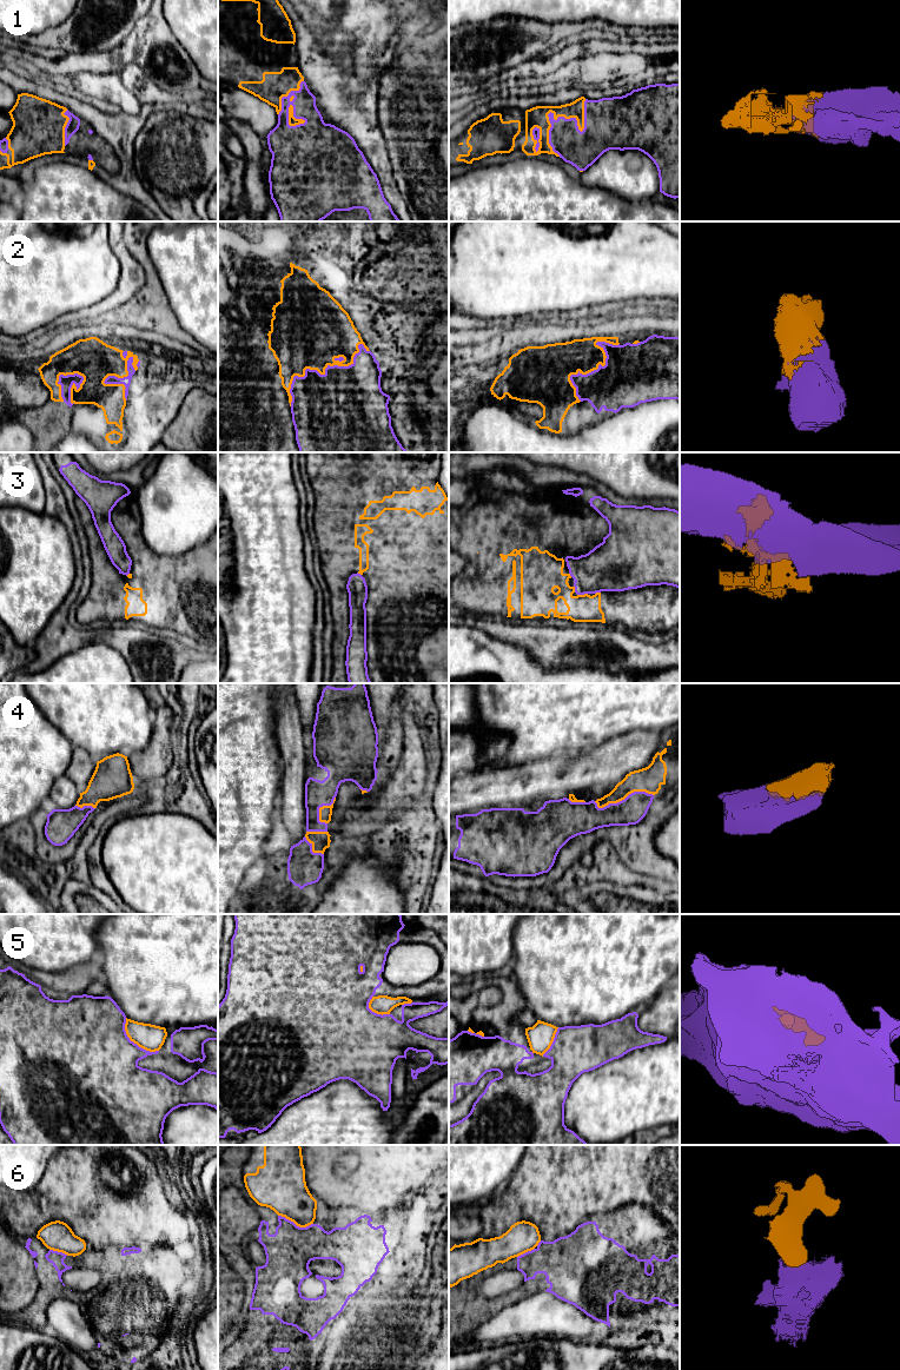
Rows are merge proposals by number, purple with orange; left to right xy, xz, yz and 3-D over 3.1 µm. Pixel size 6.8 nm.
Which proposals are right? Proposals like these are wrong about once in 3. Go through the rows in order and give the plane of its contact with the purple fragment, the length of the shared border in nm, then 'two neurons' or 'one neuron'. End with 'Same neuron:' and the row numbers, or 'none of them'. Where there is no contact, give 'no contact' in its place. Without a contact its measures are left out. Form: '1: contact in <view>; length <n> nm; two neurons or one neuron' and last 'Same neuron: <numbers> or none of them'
1: contact in yz; length 440 nm; one neuron
2: contact in xz; length 650 nm; one neuron
3: contact in yz; length 70 nm; two neurons
4: contact in yz; length 420 nm; one neuron
5: contact in xy; length 320 nm; two neurons
6: contact in xz; length 240 nm; two neurons
Same neuron: 1, 2, 4

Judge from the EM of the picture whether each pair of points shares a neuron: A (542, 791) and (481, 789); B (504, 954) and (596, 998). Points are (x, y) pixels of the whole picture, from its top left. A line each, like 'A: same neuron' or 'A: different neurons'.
A: same neuron
B: different neurons

